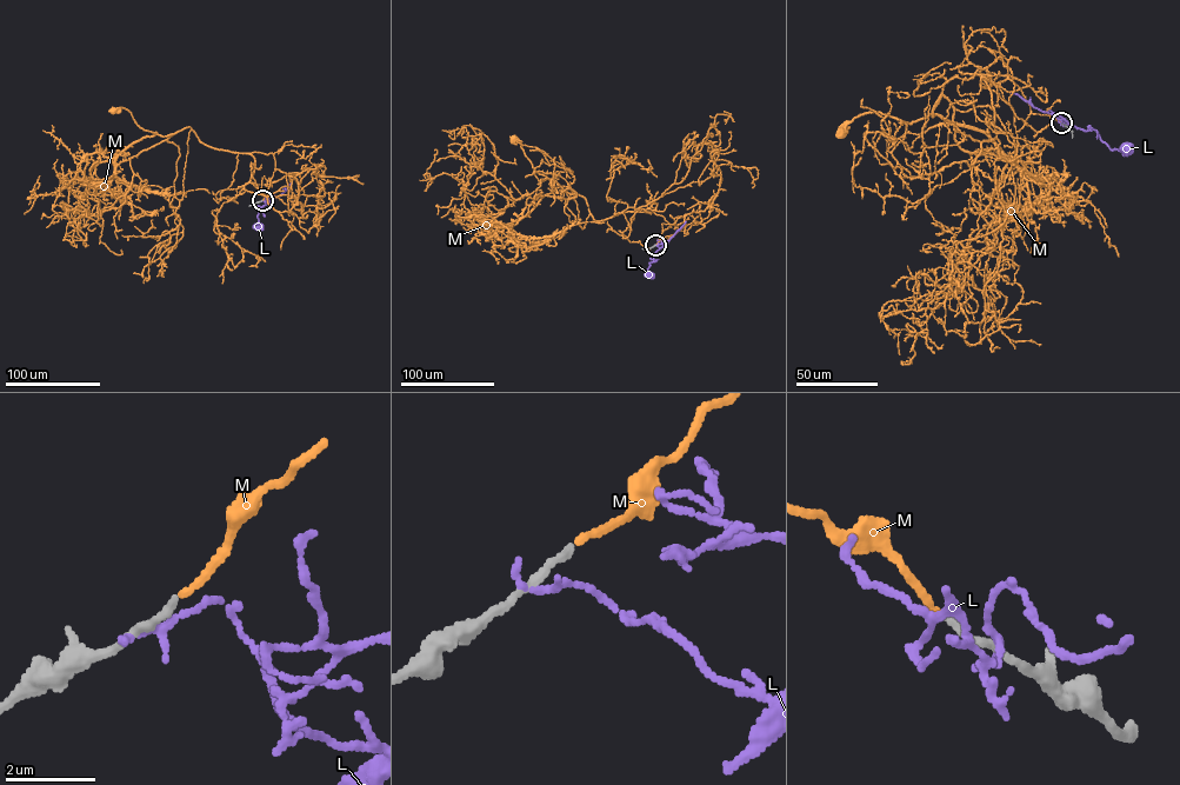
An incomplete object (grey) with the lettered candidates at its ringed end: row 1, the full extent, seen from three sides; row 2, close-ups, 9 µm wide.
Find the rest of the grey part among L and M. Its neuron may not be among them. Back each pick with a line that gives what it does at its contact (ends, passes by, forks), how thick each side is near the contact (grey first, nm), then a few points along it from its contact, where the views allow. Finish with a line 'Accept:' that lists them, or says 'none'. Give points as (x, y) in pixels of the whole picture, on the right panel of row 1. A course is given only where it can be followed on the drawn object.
M: it ends; calibres 150 and 150 nm; course (1061, 122), (1032, 113), (997, 59), (979, 71), (988, 87), (947, 80), (933, 117), (862, 113), (841, 133)
Accept: M

